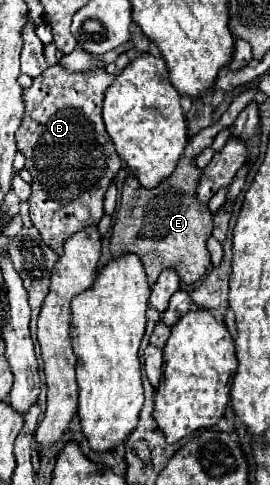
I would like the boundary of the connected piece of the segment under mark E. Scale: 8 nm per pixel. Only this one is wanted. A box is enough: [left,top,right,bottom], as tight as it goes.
[111,156,213,286]

